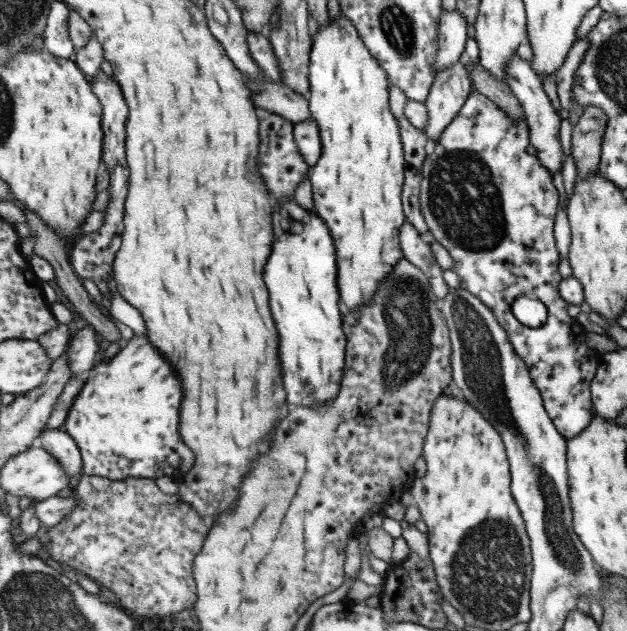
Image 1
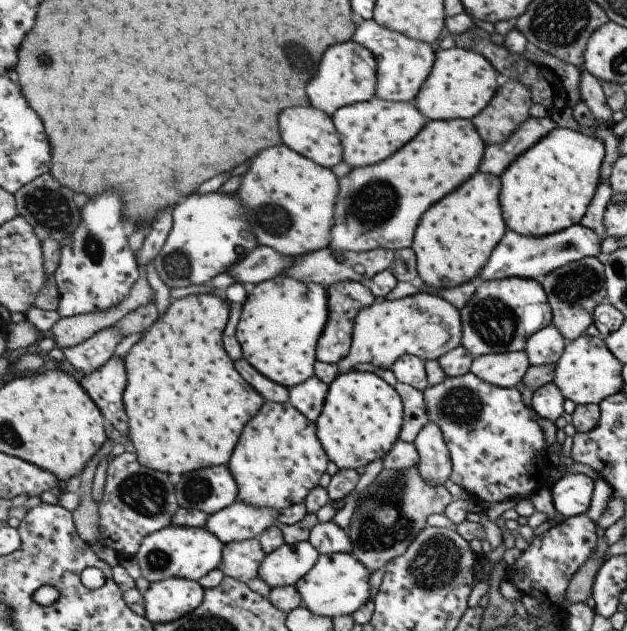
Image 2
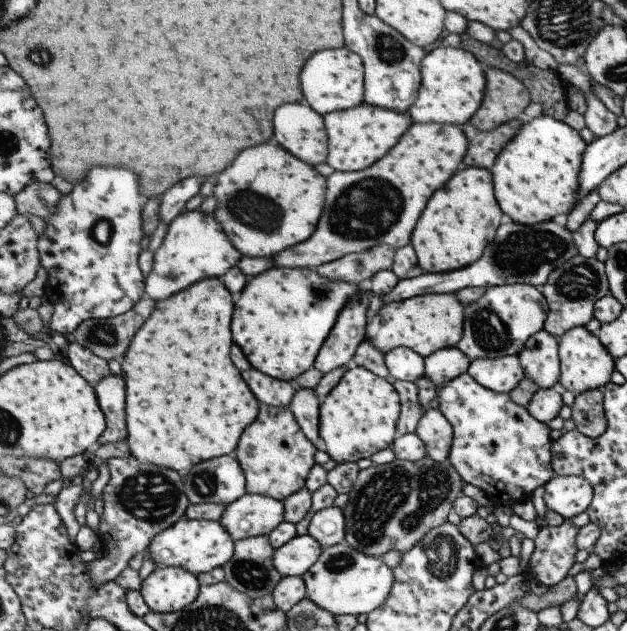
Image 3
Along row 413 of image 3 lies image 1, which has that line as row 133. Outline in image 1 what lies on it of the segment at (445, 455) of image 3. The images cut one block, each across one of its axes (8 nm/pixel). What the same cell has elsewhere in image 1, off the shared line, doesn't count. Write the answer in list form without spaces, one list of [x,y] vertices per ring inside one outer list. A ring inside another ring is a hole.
[[[464,57],[455,66],[445,67],[436,75],[434,86],[425,104],[429,111],[429,124],[425,128],[430,148],[441,139],[447,125],[459,116],[471,96],[471,75]]]

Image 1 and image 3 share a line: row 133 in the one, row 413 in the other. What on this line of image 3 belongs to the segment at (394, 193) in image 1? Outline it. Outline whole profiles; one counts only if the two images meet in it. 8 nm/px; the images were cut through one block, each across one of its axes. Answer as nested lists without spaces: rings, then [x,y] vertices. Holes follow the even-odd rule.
[[[353,366],[320,406],[322,447],[337,464],[371,458],[373,454],[392,447],[401,415],[402,397],[394,383],[367,368]]]

